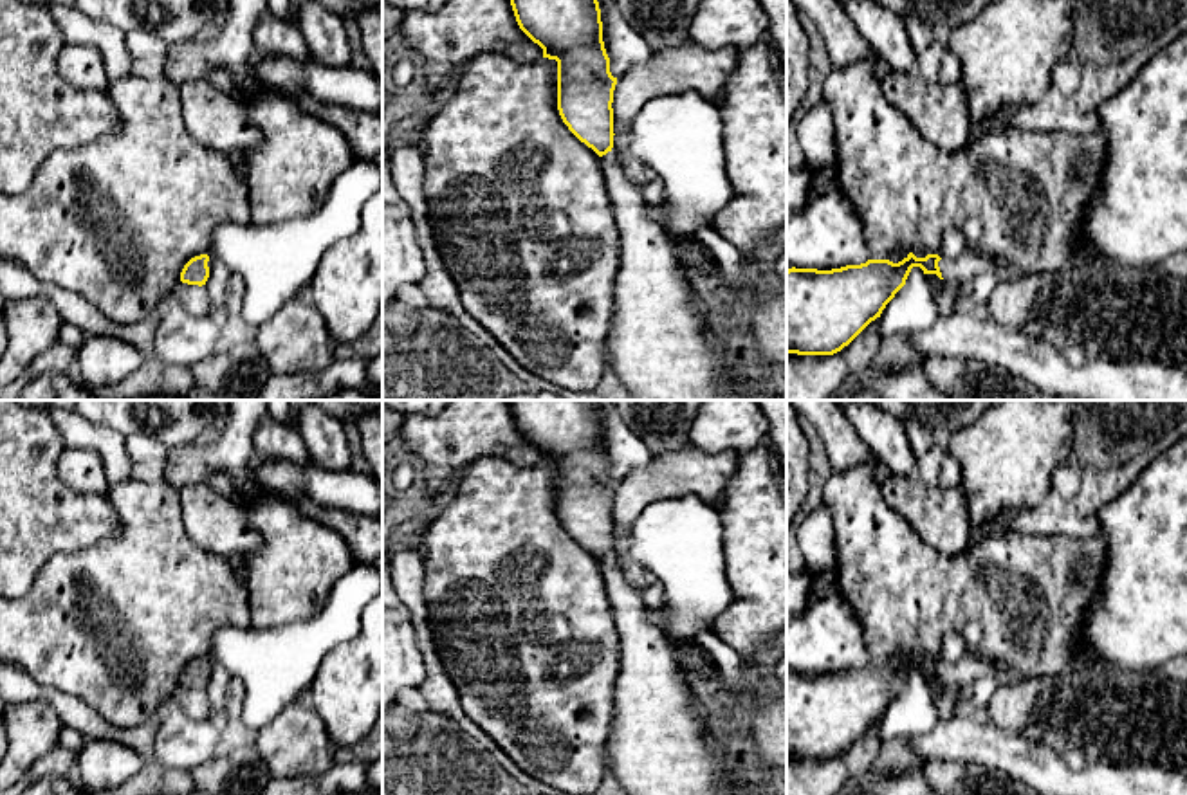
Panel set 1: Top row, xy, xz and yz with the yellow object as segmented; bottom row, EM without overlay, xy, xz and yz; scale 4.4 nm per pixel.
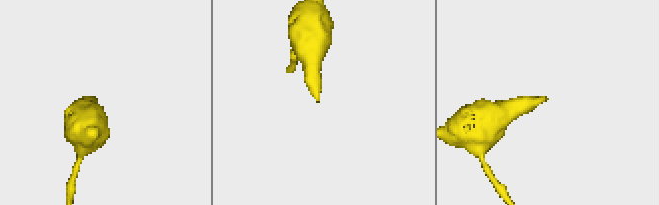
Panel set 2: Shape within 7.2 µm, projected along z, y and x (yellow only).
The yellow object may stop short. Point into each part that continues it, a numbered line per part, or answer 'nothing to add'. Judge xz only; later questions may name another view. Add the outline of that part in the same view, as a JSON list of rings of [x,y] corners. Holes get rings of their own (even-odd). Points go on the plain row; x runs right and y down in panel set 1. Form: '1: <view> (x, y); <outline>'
1: xz (659, 745); [[[615,552],[601,561],[601,571],[621,640],[606,773],[626,795],[759,795],[747,761],[736,757],[704,723],[689,658],[675,647],[666,629],[646,620],[642,595],[624,580]]]

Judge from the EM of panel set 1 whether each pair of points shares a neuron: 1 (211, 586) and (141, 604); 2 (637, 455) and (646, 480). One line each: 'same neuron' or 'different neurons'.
1: same neuron
2: different neurons

